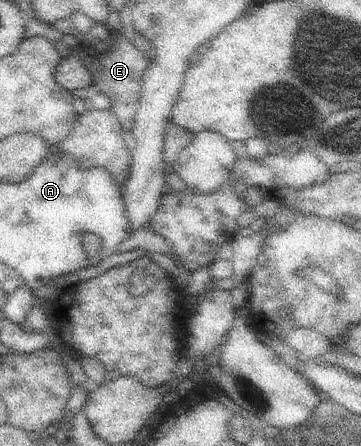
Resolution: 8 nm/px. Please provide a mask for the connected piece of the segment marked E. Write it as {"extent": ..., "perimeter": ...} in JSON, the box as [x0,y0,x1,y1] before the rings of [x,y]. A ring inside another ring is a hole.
{"extent":[70,29,151,131],"perimeter":[[[110,29],[110,36],[105,42],[87,42],[78,38],[79,44],[70,49],[71,54],[77,55],[92,74],[93,90],[99,90],[112,100],[111,110],[119,119],[123,131],[134,130],[134,124],[140,107],[143,92],[143,77],[151,64],[151,60],[141,50],[137,49],[123,34],[122,29]]]}

